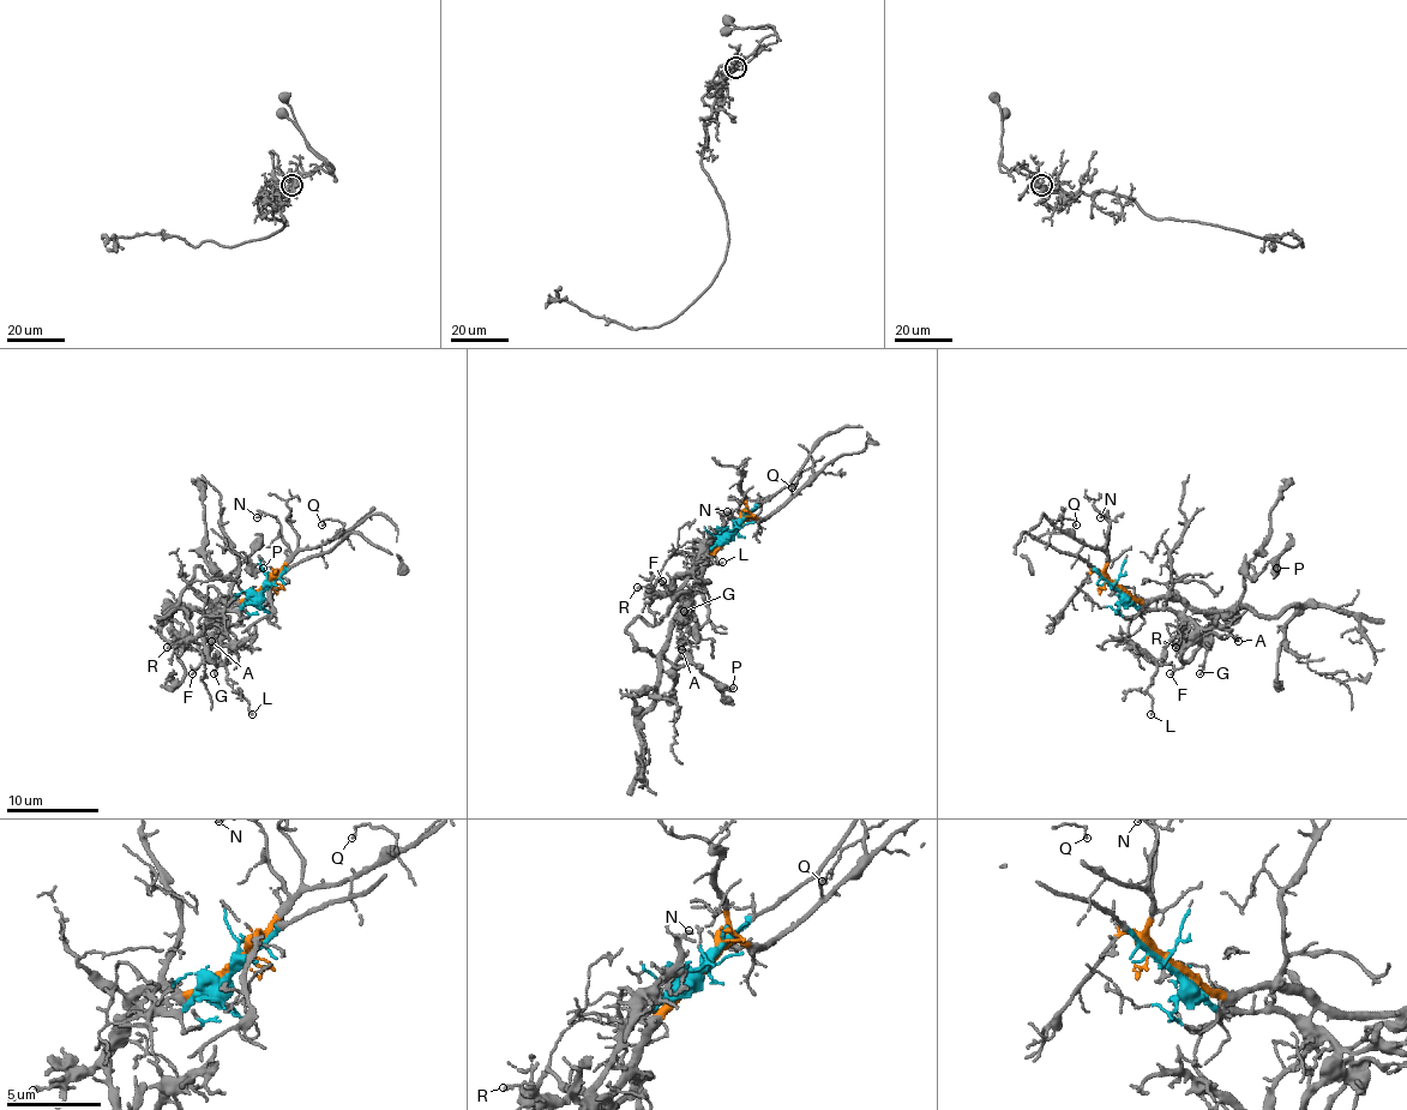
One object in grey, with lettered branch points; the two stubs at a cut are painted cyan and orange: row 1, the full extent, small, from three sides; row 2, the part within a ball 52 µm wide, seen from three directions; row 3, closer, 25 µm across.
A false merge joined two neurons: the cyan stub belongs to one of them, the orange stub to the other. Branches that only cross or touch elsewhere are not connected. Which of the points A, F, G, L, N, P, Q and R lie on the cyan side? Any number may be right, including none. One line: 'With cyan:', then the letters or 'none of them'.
With cyan: A, F, G, L, P, R

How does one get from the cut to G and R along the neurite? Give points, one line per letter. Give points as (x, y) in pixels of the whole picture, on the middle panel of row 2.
G: (733, 528), (708, 551), (683, 588), (685, 616), (690, 616), (685, 611)
R: (733, 528), (708, 551), (678, 590), (653, 593), (643, 586), (637, 588)

